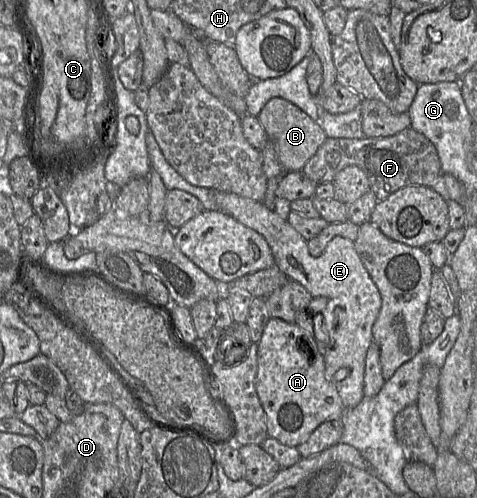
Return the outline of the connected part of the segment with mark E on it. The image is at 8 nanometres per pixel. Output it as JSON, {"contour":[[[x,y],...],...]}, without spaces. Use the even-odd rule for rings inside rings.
{"contour":[[[214,190],[217,209],[261,234],[268,243],[275,266],[290,280],[300,283],[312,297],[325,297],[328,304],[322,314],[329,334],[327,353],[323,356],[327,379],[336,387],[345,410],[356,407],[364,398],[365,360],[373,343],[372,328],[381,306],[381,294],[363,265],[355,241],[333,238],[319,257],[309,253],[307,241],[263,202],[234,193]]]}

